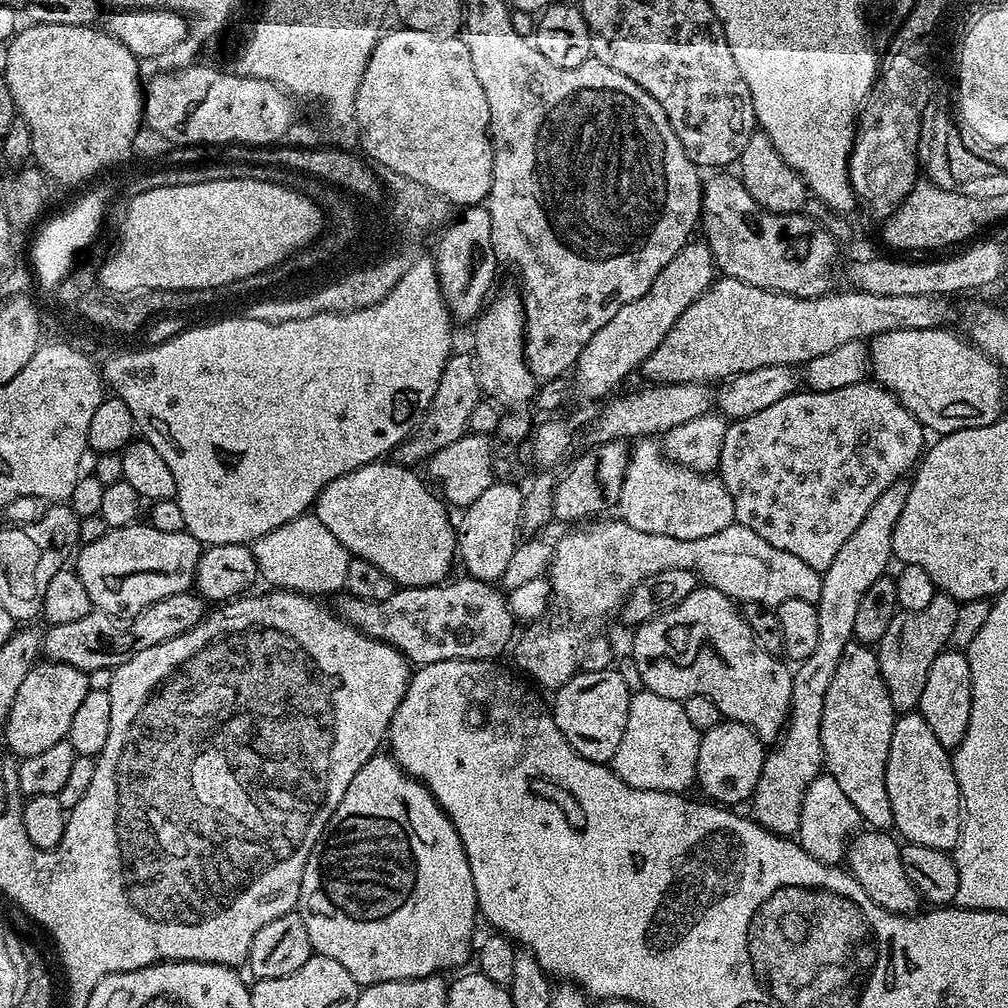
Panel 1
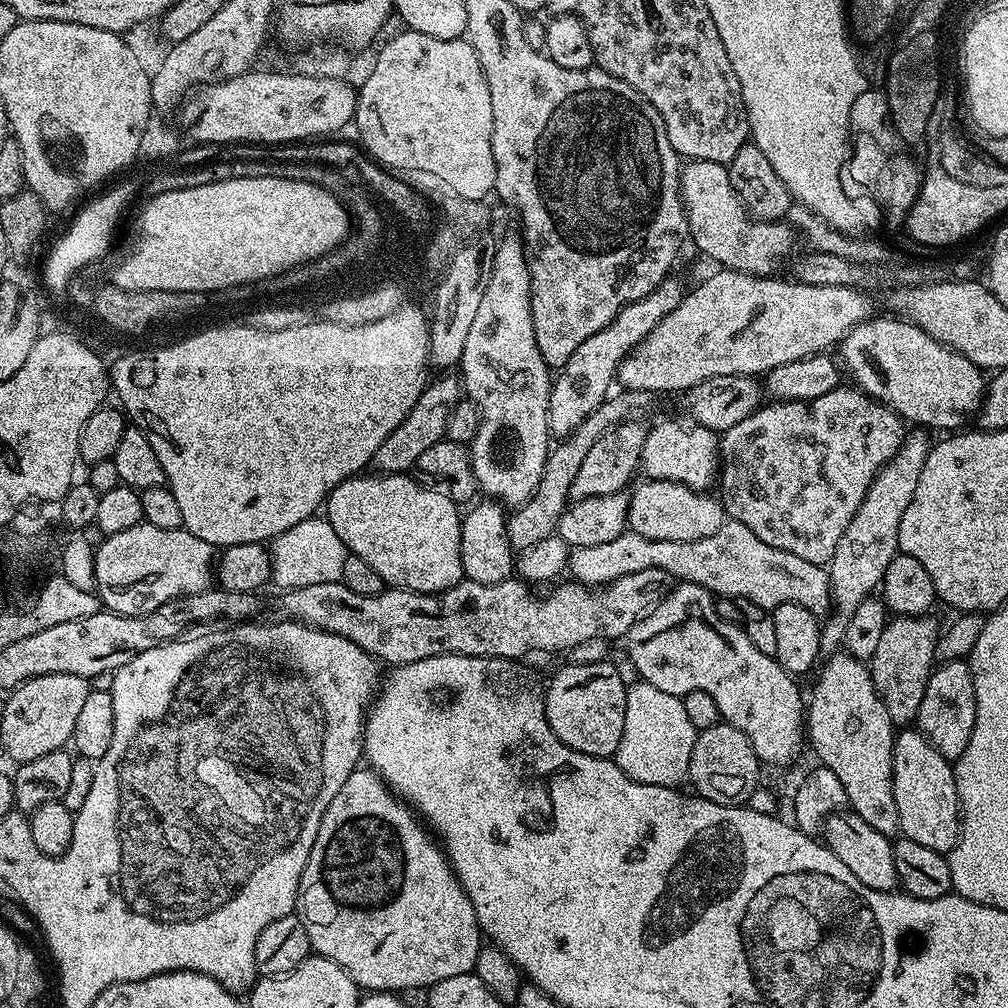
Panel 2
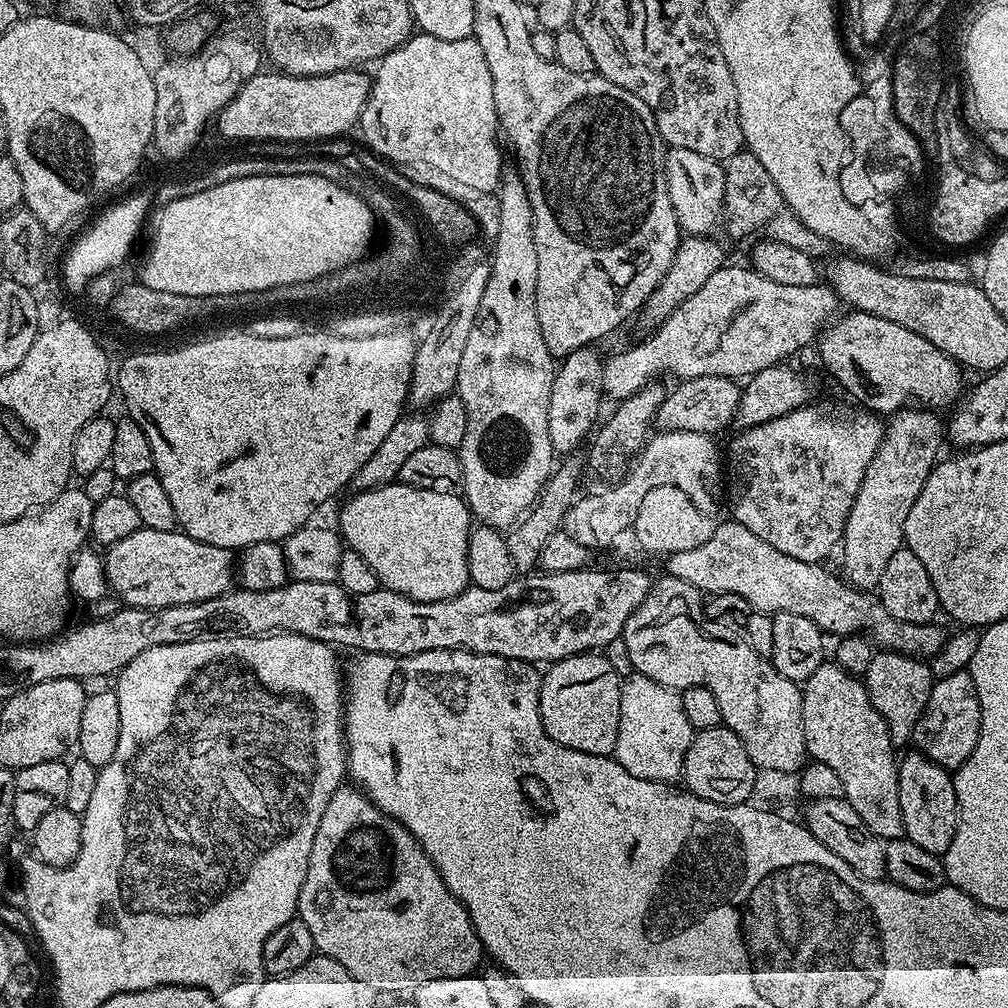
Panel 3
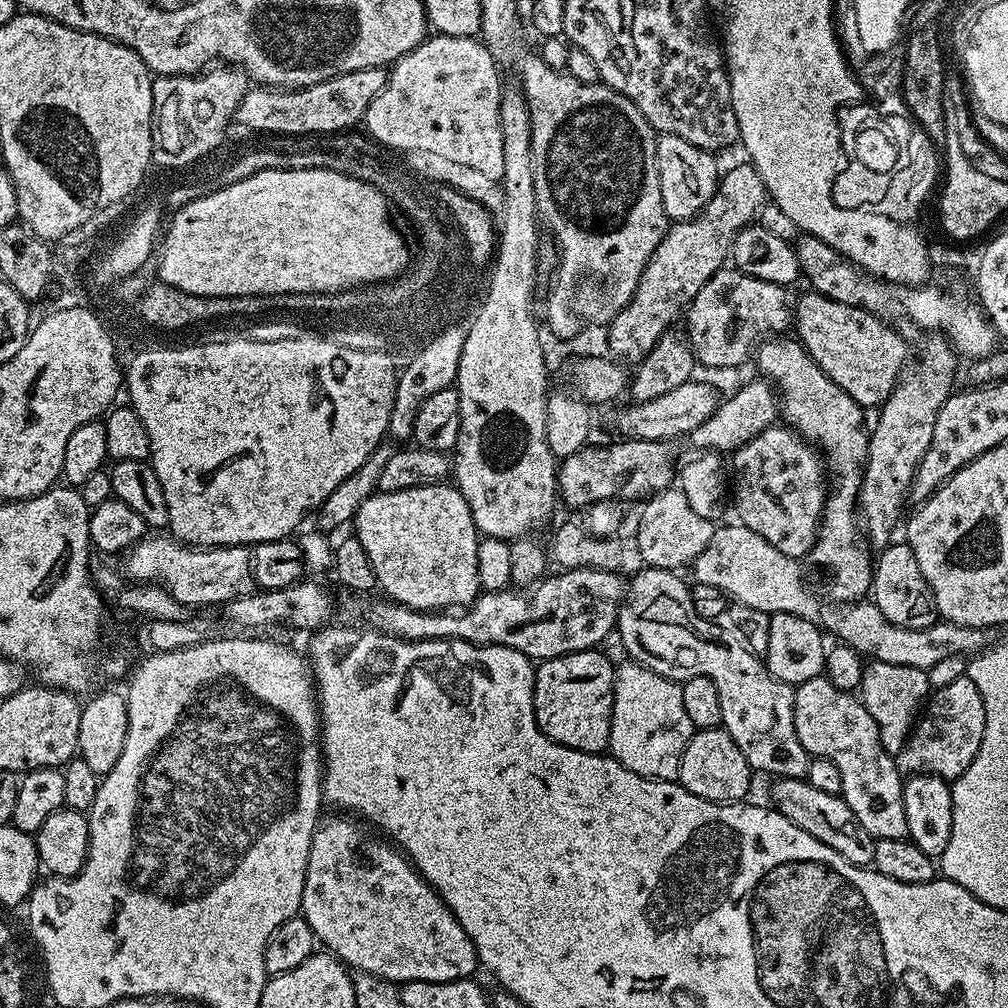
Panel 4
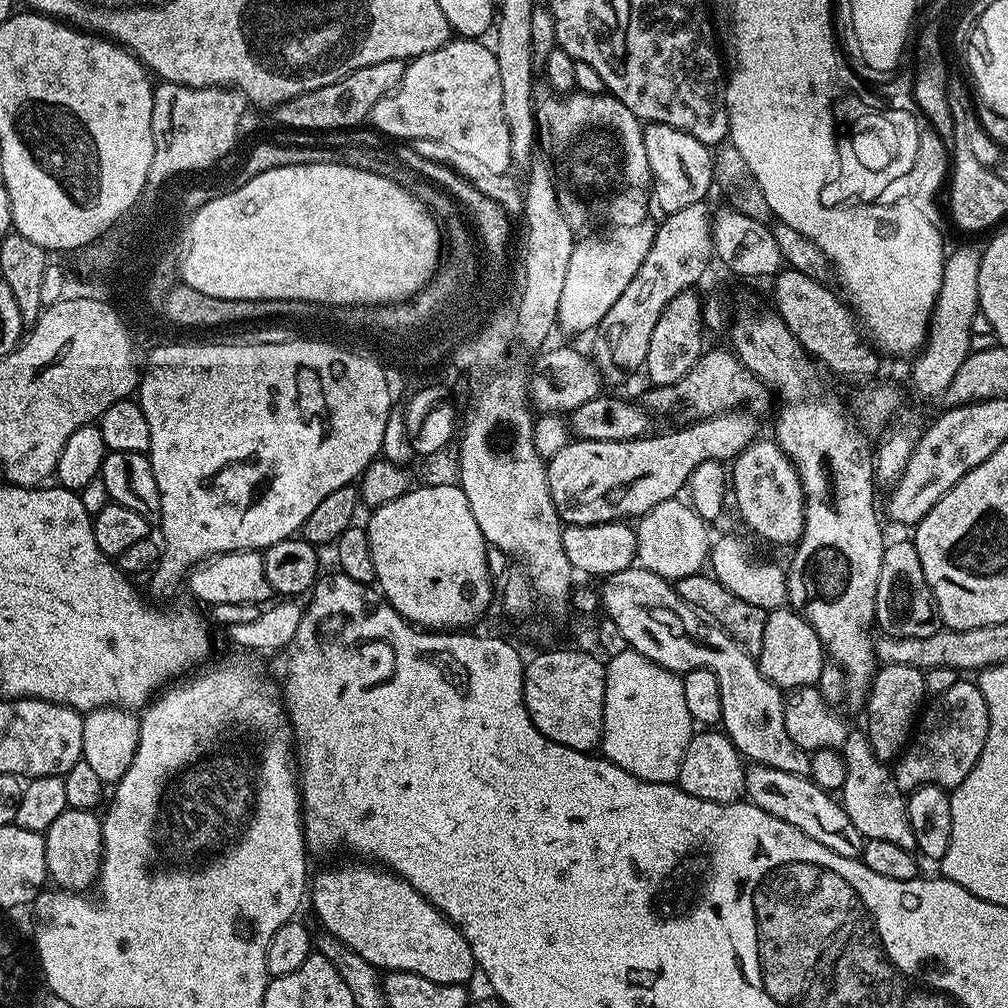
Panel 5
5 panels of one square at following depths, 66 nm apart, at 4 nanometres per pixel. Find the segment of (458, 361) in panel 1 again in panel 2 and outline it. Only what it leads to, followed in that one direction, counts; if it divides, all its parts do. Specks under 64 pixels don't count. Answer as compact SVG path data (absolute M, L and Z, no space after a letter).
M456 374L441 376L444 376L441 380L433 379L429 383L418 398L414 410L410 410L410 414L400 423L398 430L394 430L394 434L390 434L390 438L386 438L386 442L382 442L382 446L378 446L378 450L372 455L371 467L377 473L411 473L416 467L418 458L422 458L423 452L430 450L430 446L447 437L450 414L454 414L462 399L462 380Z

